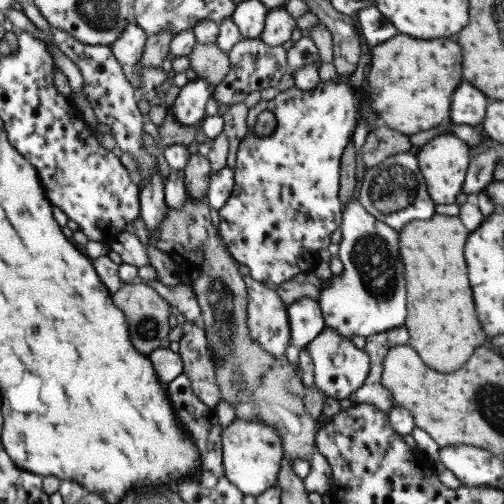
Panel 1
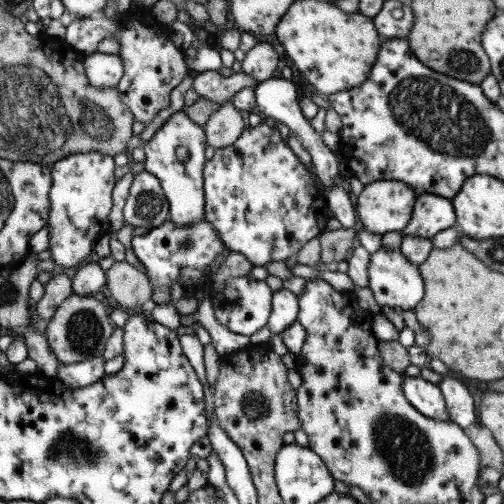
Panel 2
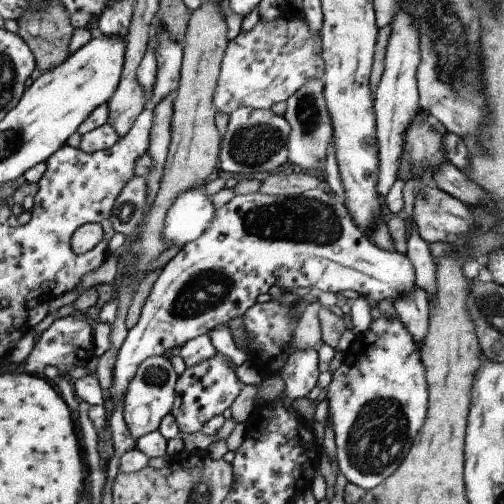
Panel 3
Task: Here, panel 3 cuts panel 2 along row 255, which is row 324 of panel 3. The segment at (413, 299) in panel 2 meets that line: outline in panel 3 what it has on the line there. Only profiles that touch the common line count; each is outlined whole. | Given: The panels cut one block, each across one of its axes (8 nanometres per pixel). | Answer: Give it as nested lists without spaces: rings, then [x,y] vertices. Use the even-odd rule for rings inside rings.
[[[377,318],[365,330],[365,334],[357,336],[355,342],[349,344],[341,366],[331,376],[327,390],[327,406],[329,422],[335,432],[335,458],[339,464],[339,472],[347,478],[349,484],[357,484],[365,492],[377,488],[377,484],[399,466],[407,450],[411,450],[415,436],[425,424],[429,394],[425,368],[419,352],[419,346],[407,334],[407,328],[399,318]]]

